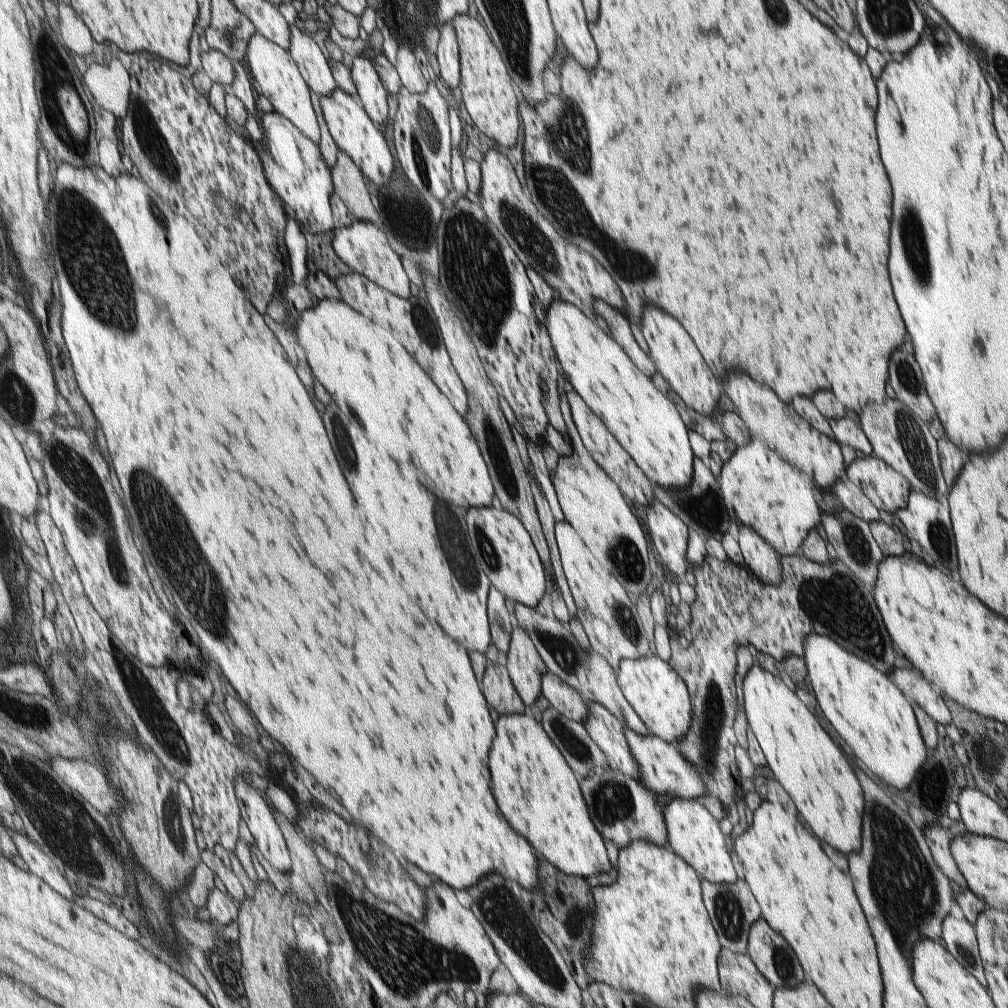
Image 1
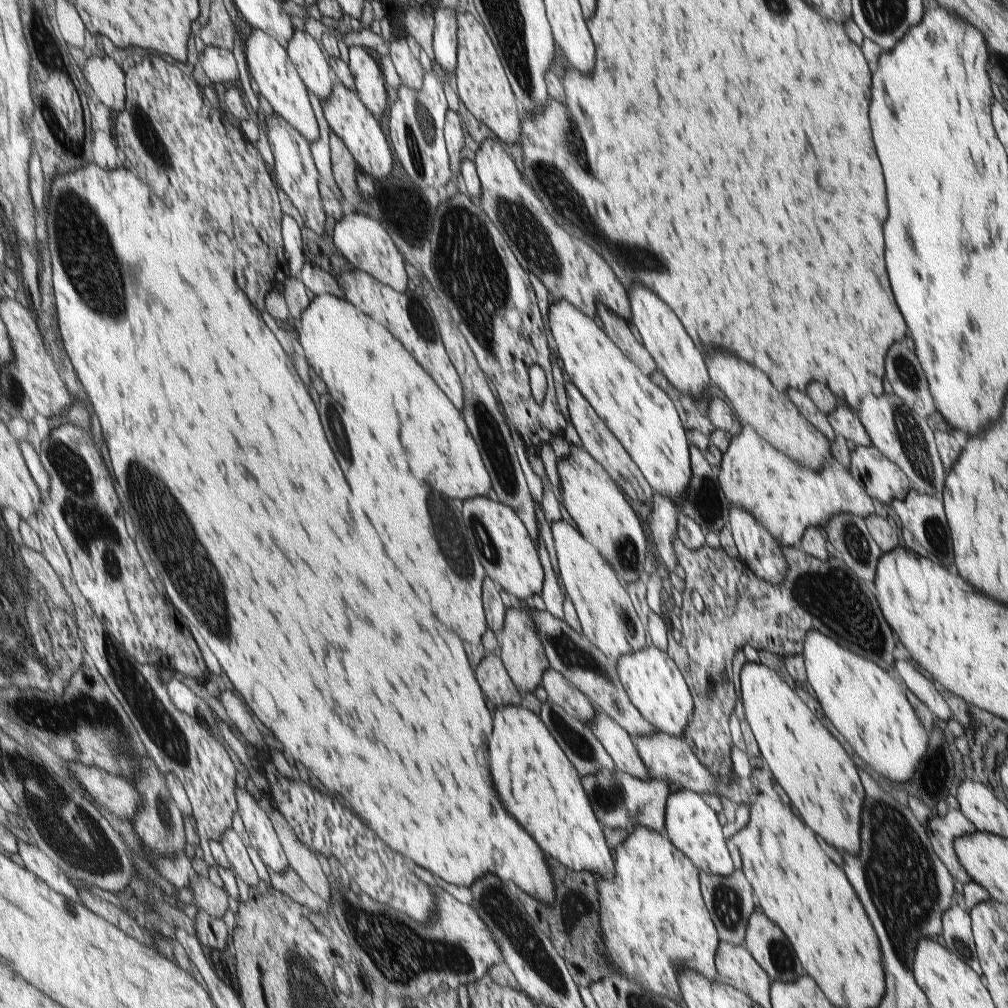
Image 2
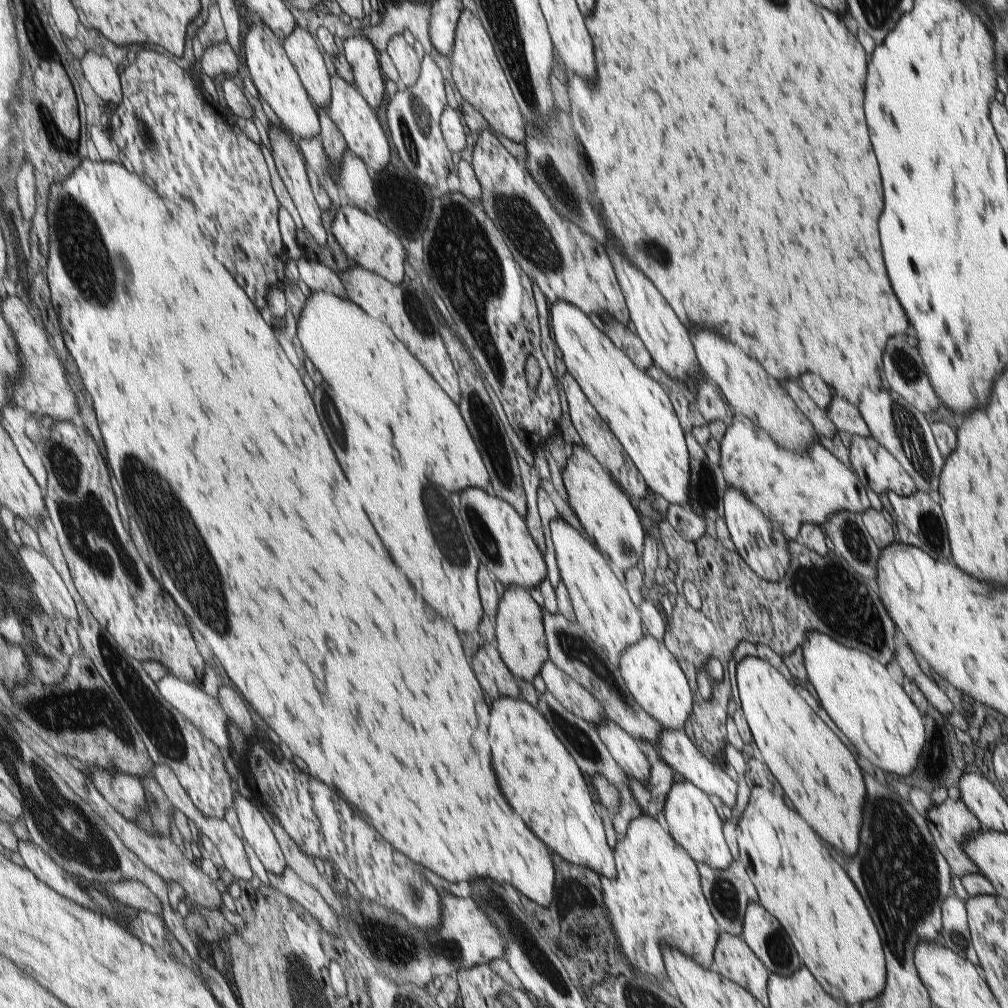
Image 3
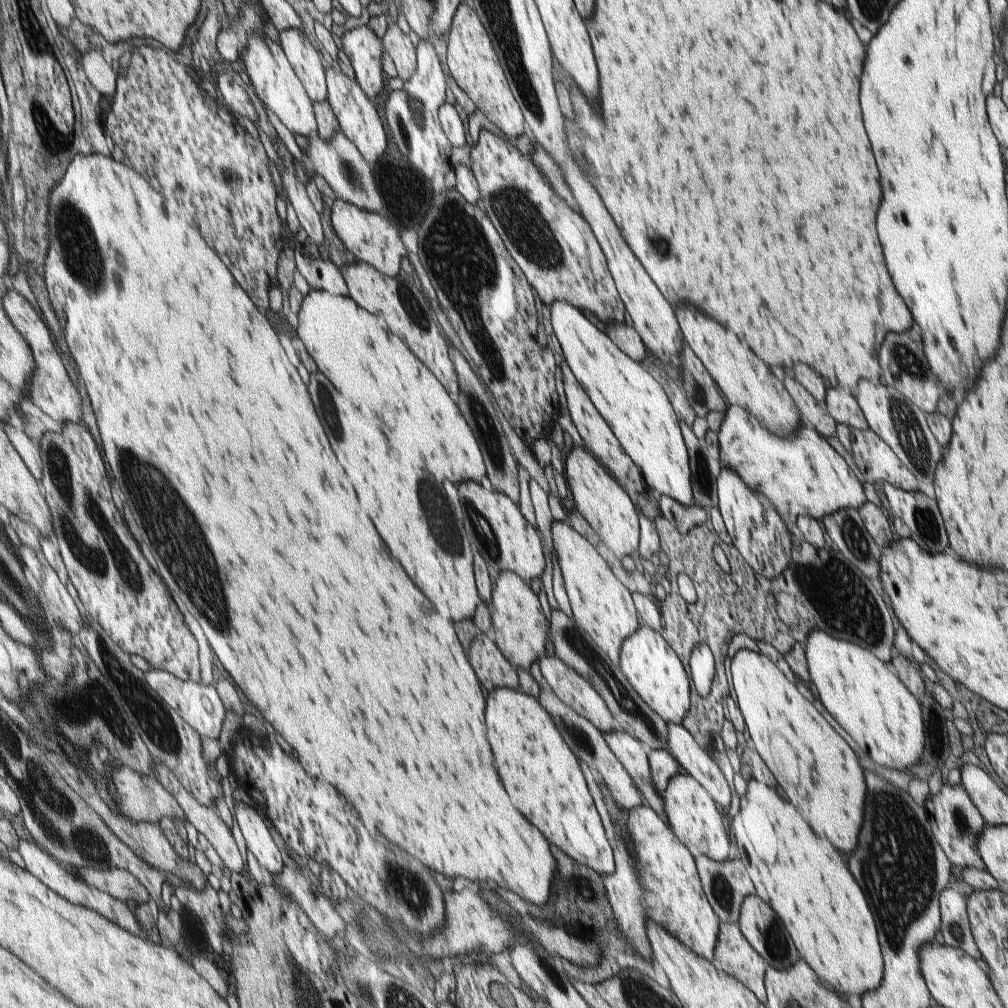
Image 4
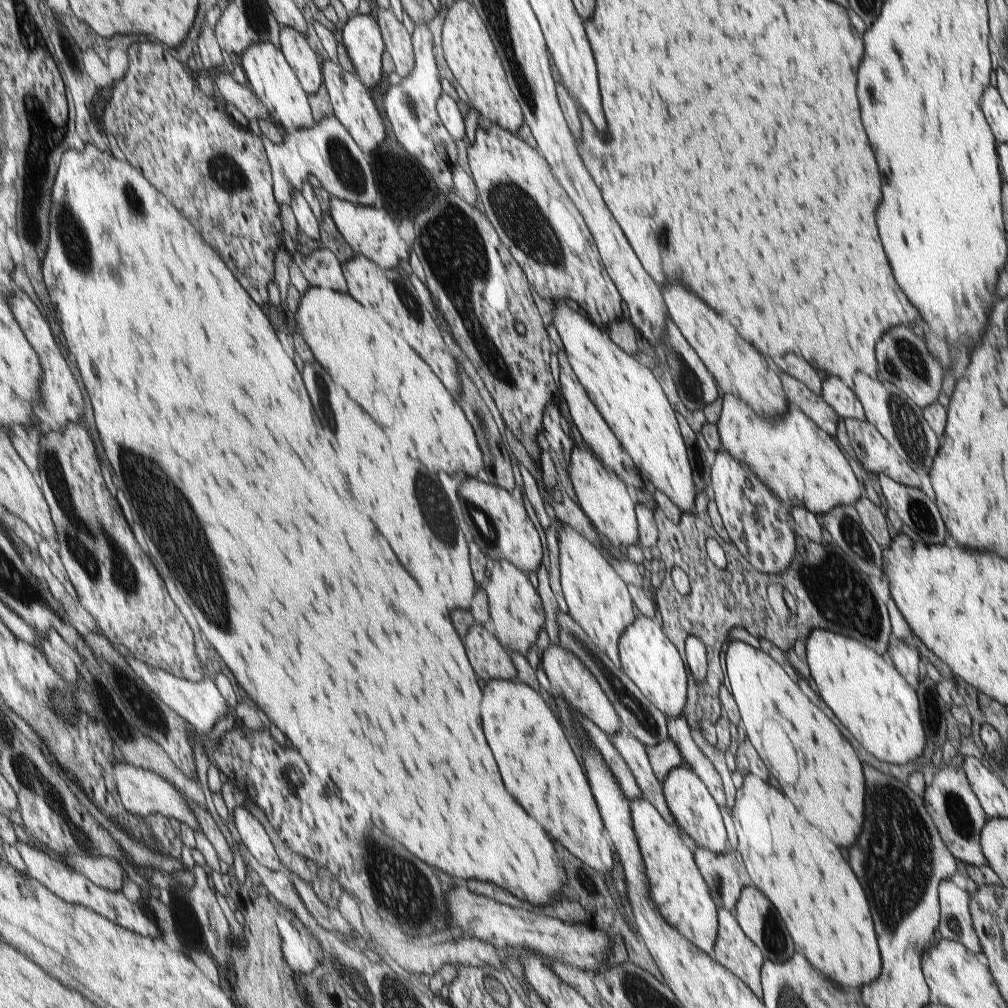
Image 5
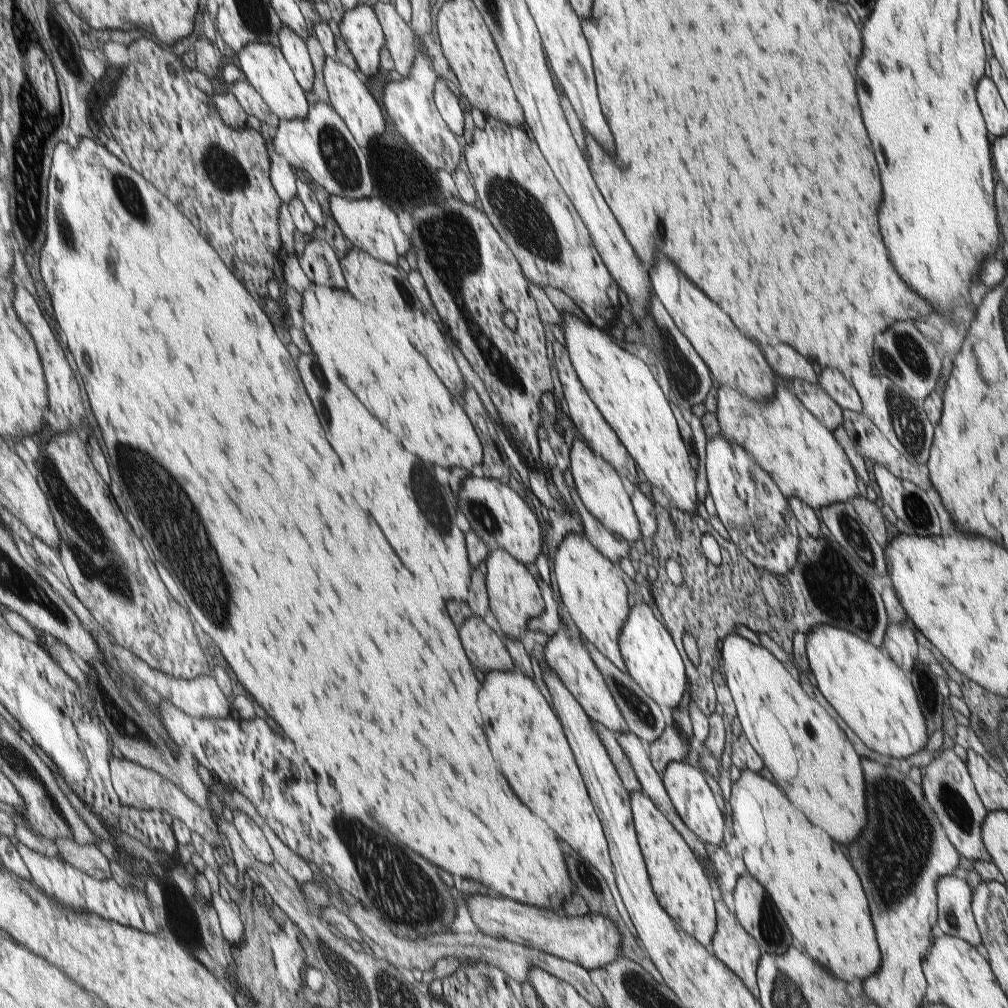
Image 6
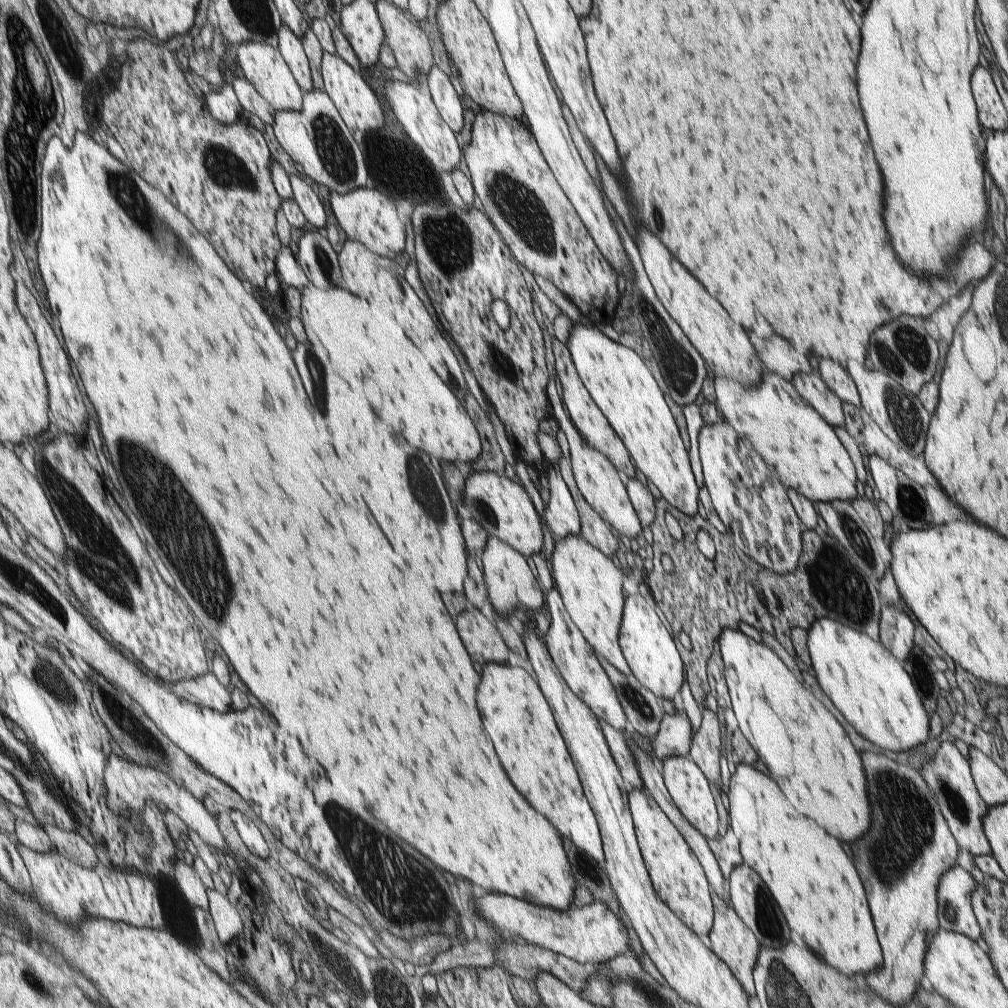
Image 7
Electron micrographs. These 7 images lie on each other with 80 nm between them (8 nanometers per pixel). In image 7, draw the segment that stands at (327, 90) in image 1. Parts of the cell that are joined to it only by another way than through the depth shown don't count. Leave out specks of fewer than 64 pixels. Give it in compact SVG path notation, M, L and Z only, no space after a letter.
M285 24L280 28L279 34L280 45L278 48L281 54L284 54L289 66L292 67L297 82L305 92L313 92L315 88L312 68L302 39Z

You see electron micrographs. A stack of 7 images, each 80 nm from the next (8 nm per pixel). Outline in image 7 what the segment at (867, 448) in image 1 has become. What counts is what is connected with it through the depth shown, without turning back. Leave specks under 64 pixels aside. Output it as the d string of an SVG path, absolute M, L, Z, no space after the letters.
M825 358L818 360L818 373L822 382L832 390L841 404L860 406L860 398L851 377L847 376L847 372L839 364L835 364L834 360L825 360Z

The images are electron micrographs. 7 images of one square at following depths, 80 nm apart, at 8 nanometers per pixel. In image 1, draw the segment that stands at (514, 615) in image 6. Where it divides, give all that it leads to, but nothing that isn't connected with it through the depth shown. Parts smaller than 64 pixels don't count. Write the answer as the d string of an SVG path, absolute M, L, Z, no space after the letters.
M518 626L512 627L503 663L514 690L527 710L539 696L539 676L545 672L546 666L530 638Z

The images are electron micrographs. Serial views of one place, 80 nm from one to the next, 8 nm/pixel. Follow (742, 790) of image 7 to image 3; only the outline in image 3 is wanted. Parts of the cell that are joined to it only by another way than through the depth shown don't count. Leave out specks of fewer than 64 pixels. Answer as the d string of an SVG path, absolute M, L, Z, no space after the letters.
M751 786L743 818L735 825L734 832L738 861L743 865L745 874L754 886L758 896L756 901L784 928L785 934L798 954L800 964L805 964L805 968L811 974L817 974L819 986L825 986L823 990L829 996L839 1002L845 1002L847 1007L852 1004L861 1006L865 1001L879 997L884 990L884 980L887 976L881 938L855 886L841 870L841 866L831 858L829 850L819 842L813 830L781 798L773 796L767 789Z

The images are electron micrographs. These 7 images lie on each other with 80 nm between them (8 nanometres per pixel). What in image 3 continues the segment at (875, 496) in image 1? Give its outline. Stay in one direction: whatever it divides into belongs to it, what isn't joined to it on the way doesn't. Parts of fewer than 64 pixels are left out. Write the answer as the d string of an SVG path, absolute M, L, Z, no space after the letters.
M871 436L851 438L848 458L860 483L875 494L891 491L906 497L916 491L914 482L899 462Z

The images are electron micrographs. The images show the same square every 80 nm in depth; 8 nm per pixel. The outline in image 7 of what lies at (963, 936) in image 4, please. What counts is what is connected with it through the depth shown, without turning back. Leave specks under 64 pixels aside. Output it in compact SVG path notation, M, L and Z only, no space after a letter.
M957 868L944 872L937 886L937 920L939 928L953 931L975 941L980 933L979 920L969 906L969 894L975 892L973 878Z

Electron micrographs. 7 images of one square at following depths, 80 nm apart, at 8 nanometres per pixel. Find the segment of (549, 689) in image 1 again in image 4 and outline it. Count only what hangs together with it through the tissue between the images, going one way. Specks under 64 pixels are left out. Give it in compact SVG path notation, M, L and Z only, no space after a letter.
M553 655L542 658L539 668L552 693L565 706L587 719L602 733L616 728L600 694L575 670Z

